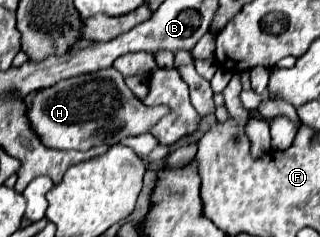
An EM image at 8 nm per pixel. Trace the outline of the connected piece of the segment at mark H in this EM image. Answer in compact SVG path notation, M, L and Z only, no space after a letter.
M109 67L95 73L71 77L55 83L49 89L37 91L27 105L27 121L39 141L51 149L87 151L97 145L117 145L121 139L139 135L151 129L167 113L163 107L145 107L125 85L123 75Z

